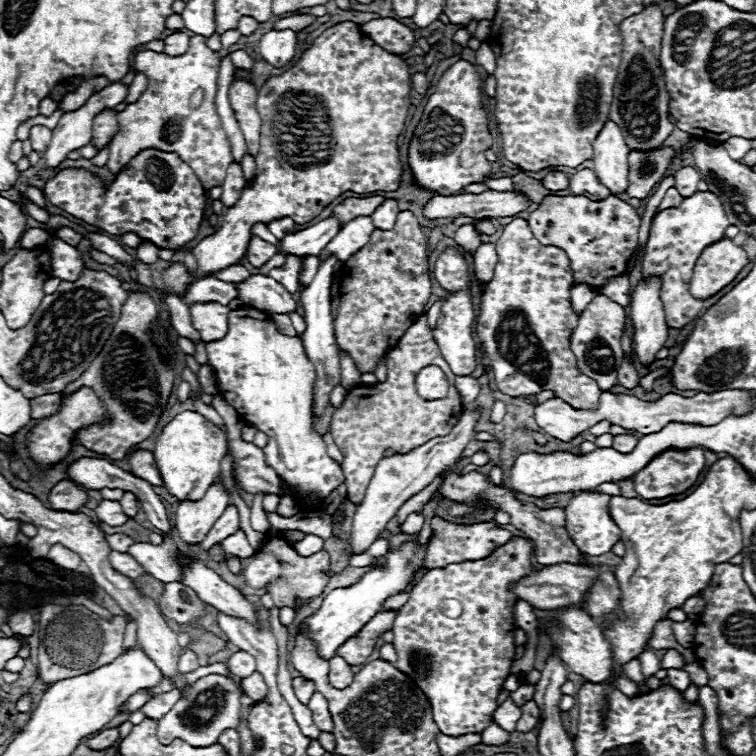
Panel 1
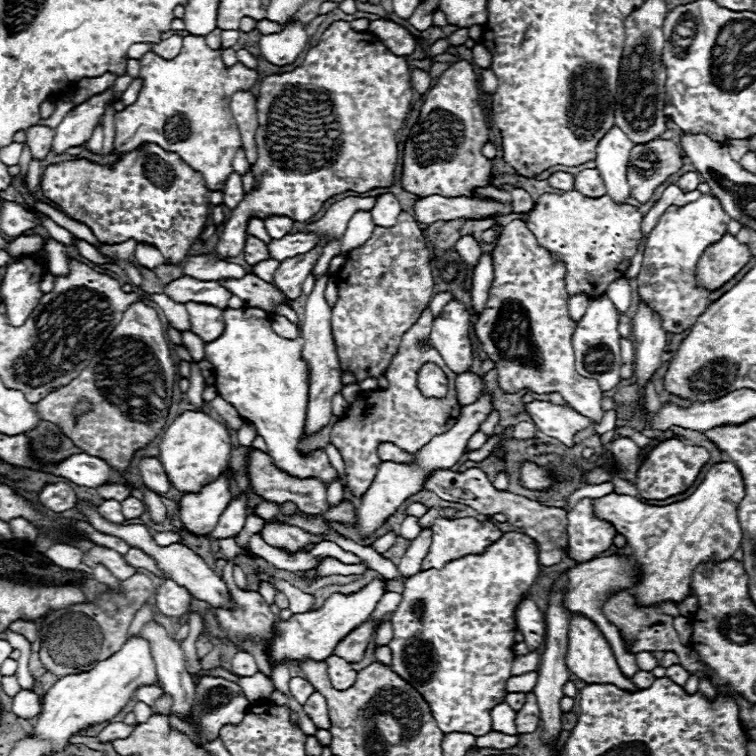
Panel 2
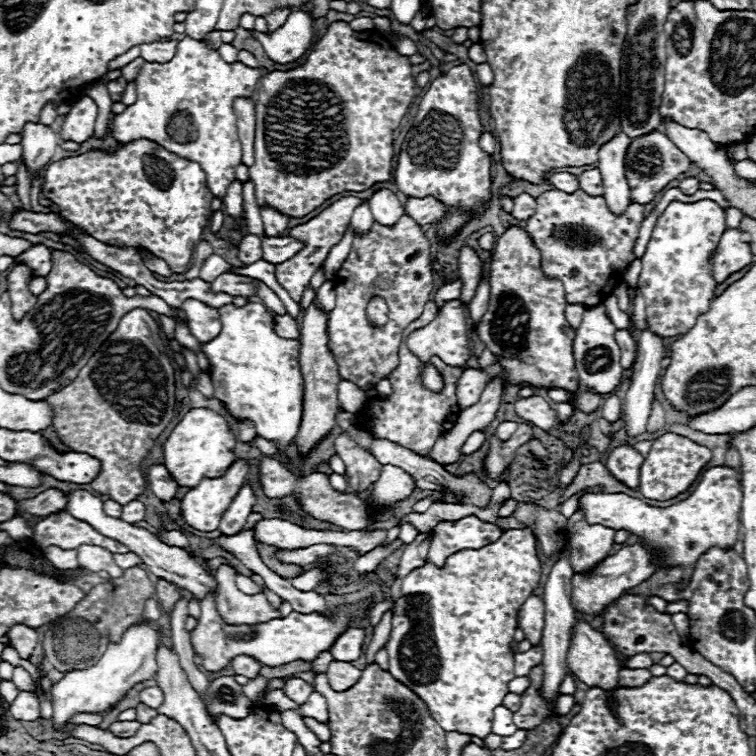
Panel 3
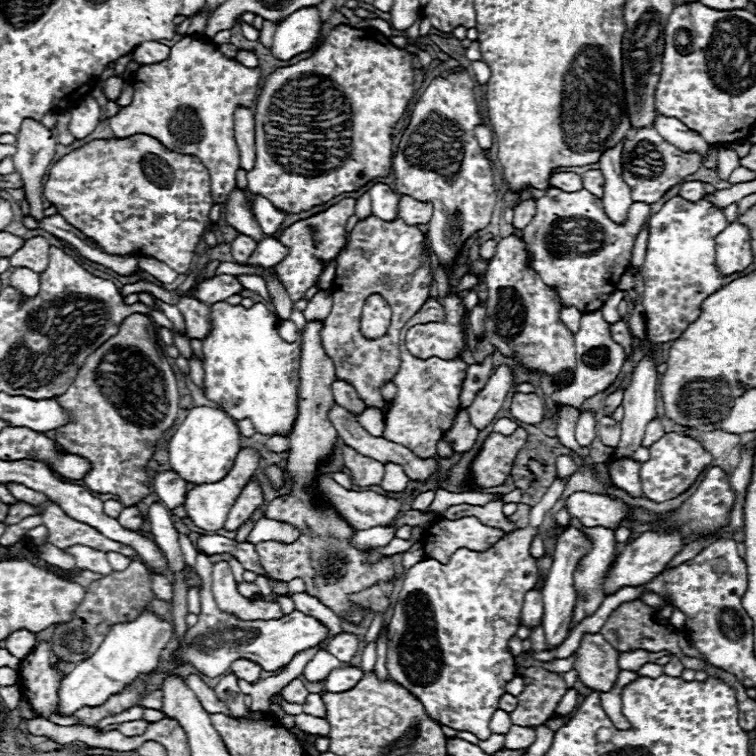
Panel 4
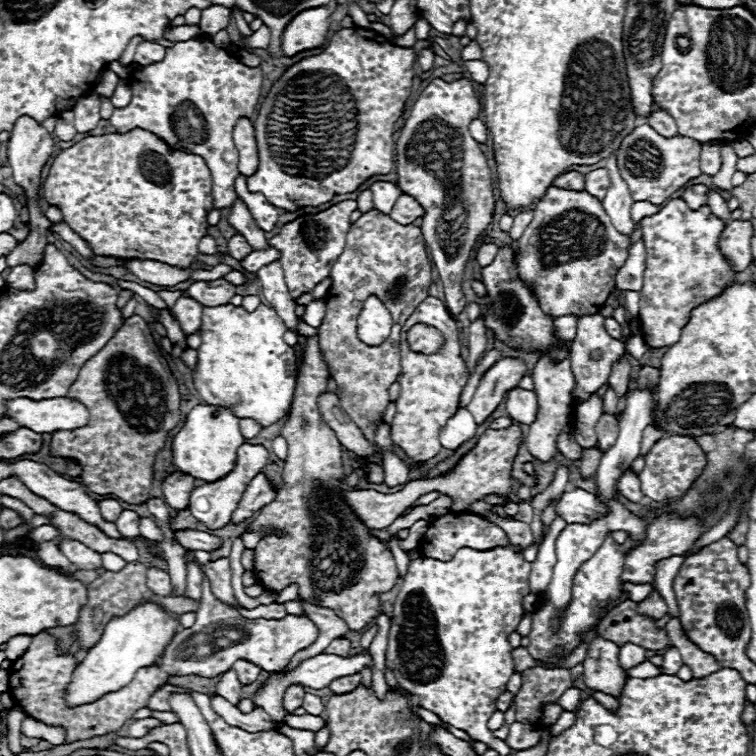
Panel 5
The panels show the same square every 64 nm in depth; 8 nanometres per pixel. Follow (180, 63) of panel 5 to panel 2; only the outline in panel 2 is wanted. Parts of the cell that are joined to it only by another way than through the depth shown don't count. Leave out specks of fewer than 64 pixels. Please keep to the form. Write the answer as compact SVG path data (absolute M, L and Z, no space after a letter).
M186 36L182 50L172 60L162 60L156 54L144 54L140 58L140 76L142 88L138 92L138 98L134 104L126 106L122 112L116 112L116 140L114 148L118 154L126 154L134 150L136 146L148 142L158 144L168 152L176 152L186 164L202 172L204 182L210 190L224 190L224 184L232 170L232 160L236 150L242 146L238 128L234 124L234 116L230 112L230 96L238 90L252 90L258 82L258 72L252 68L246 68L244 64L234 64L232 68L226 68L222 62L220 50L212 50L206 46L202 36Z

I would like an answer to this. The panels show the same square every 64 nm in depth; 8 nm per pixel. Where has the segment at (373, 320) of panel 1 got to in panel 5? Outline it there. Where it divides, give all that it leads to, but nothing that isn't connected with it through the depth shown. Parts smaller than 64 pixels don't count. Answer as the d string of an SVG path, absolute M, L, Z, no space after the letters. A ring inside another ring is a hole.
M376 208L362 214L350 226L344 252L338 256L338 260L334 262L334 266L330 270L332 284L330 284L330 292L326 296L326 316L324 316L322 324L318 326L318 344L320 344L322 356L328 364L330 376L336 380L336 386L340 390L340 408L344 408L344 412L348 412L348 418L364 432L366 440L372 440L372 444L376 442L374 432L376 432L378 424L382 424L384 410L390 404L388 388L398 380L398 376L402 372L400 332L402 332L402 326L408 320L408 316L412 316L412 312L418 308L418 304L428 298L426 288L430 288L430 284L432 284L430 270L432 270L432 260L428 258L428 250L426 250L420 228L414 224L406 224L406 226L398 224L398 222L390 220L386 214L376 212ZM370 296L376 296L388 308L392 322L394 322L388 340L384 340L380 346L368 346L368 344L360 342L360 338L356 334L356 322L362 312L362 302Z

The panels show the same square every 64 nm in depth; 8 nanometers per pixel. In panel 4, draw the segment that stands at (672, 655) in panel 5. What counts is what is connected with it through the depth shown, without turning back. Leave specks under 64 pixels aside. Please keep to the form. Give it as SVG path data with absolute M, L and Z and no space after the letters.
M670 654L670 662L664 664L662 668L664 668L664 674L668 674L668 676L680 676L684 670L684 666L680 664L680 658L672 656L672 654Z

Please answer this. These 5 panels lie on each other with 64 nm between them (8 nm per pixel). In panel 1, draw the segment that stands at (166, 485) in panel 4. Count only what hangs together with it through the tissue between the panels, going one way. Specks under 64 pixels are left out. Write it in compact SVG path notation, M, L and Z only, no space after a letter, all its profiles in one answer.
M138 450L134 454L130 454L130 464L132 464L132 470L138 478L142 480L148 480L148 484L152 486L164 486L162 482L162 476L156 468L156 460L154 460L154 454L148 452L148 450Z

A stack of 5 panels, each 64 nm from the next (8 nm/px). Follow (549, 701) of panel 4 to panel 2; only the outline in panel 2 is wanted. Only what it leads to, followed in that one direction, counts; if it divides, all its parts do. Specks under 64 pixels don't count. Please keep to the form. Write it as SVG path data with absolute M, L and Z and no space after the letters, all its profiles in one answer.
M528 692L526 704L518 710L518 716L516 716L516 728L520 734L528 734L528 732L534 732L538 726L540 726L540 708L534 692Z

